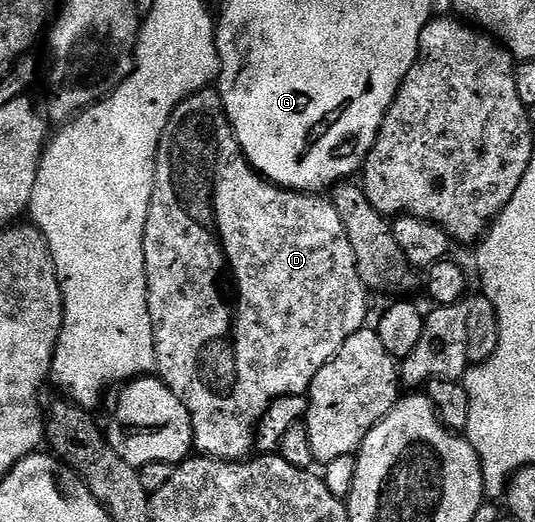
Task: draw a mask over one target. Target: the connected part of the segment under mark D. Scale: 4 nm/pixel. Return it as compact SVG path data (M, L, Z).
M208 88L206 90L198 90L197 93L189 95L184 102L177 104L173 116L169 116L169 124L161 136L159 151L155 157L155 183L153 184L153 196L149 204L149 216L145 224L143 247L145 248L145 276L147 277L149 316L153 320L155 368L158 377L162 378L163 383L171 389L173 396L177 396L177 400L181 400L181 404L185 404L193 424L194 449L204 458L220 458L223 462L238 462L246 459L252 453L255 445L255 429L259 423L259 417L266 412L269 404L281 396L289 396L290 394L306 395L307 389L311 387L313 376L317 376L317 372L321 372L321 368L325 368L325 364L329 364L333 360L333 356L337 356L337 352L343 347L345 340L349 340L349 336L353 336L358 330L364 329L366 322L363 321L367 318L367 297L369 297L369 291L363 285L361 276L357 272L357 256L353 256L353 244L349 244L349 236L345 232L345 224L341 224L341 216L337 216L337 208L331 202L330 197L302 190L284 190L283 187L275 186L267 181L267 179L261 177L260 174L255 173L255 169L247 163L247 157L243 154L241 144L229 124L227 113L223 110L223 102L219 99L218 89Z

